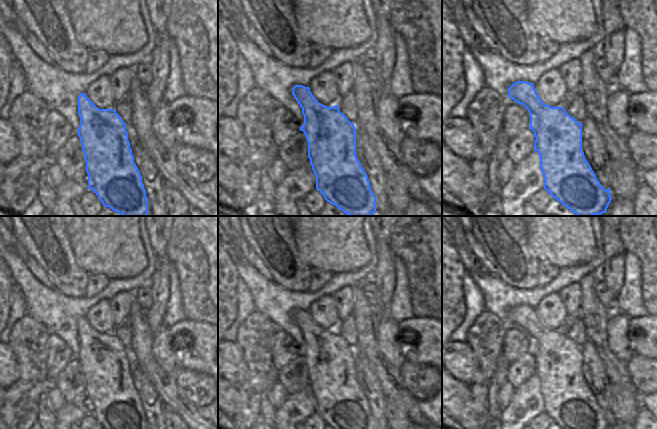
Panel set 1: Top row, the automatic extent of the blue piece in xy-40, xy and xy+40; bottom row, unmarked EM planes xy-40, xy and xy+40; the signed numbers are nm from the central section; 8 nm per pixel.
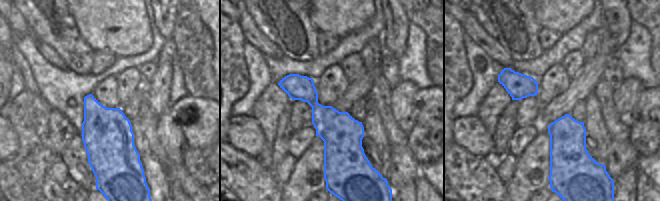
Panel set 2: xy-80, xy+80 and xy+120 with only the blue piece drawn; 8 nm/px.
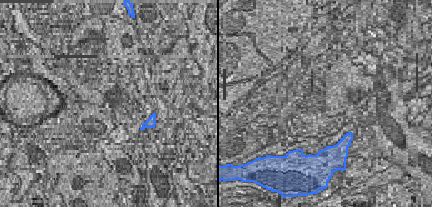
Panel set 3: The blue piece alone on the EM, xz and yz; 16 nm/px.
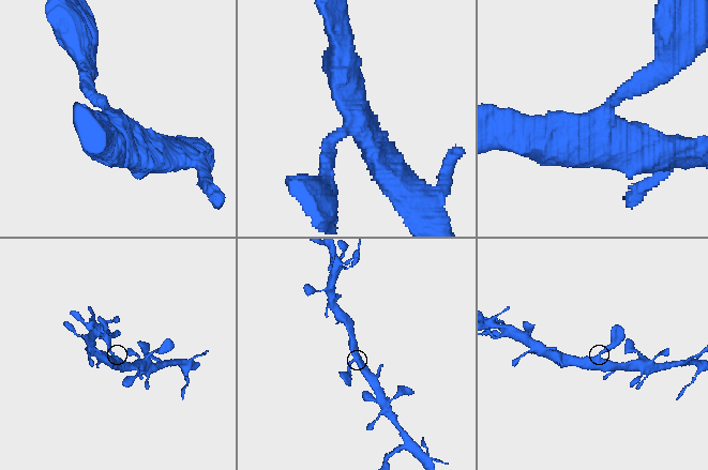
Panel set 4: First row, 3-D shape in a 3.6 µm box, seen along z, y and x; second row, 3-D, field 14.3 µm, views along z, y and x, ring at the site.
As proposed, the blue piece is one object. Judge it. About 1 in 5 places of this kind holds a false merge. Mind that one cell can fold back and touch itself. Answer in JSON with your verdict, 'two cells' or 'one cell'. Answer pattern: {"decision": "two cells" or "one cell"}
{"decision": "one cell"}

